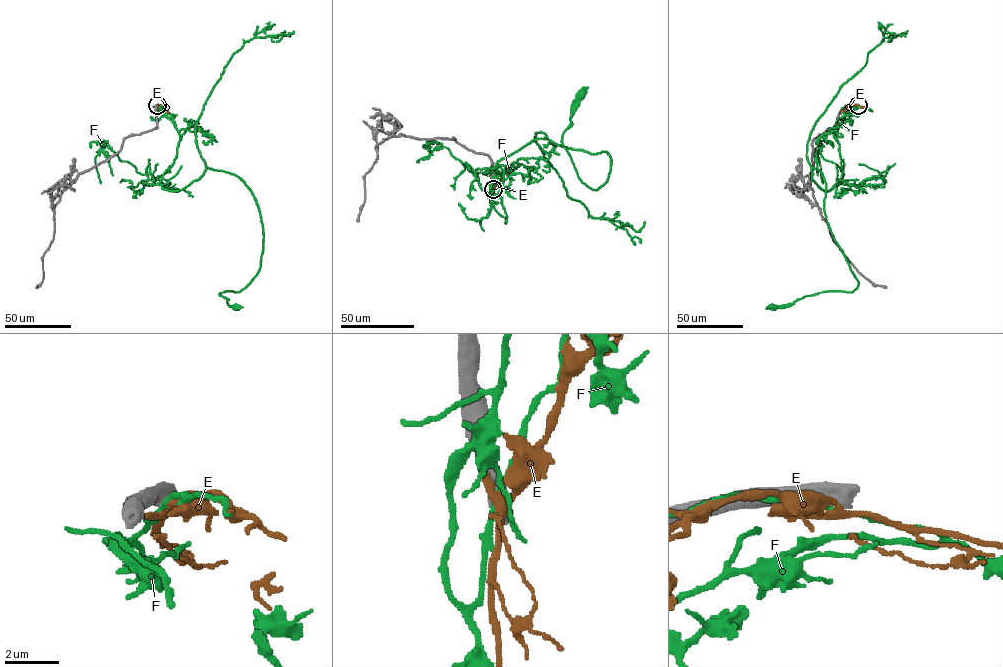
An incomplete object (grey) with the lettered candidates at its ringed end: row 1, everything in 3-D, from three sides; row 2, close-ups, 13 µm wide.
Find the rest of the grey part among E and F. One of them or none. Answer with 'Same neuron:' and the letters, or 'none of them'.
Same neuron: none of them

